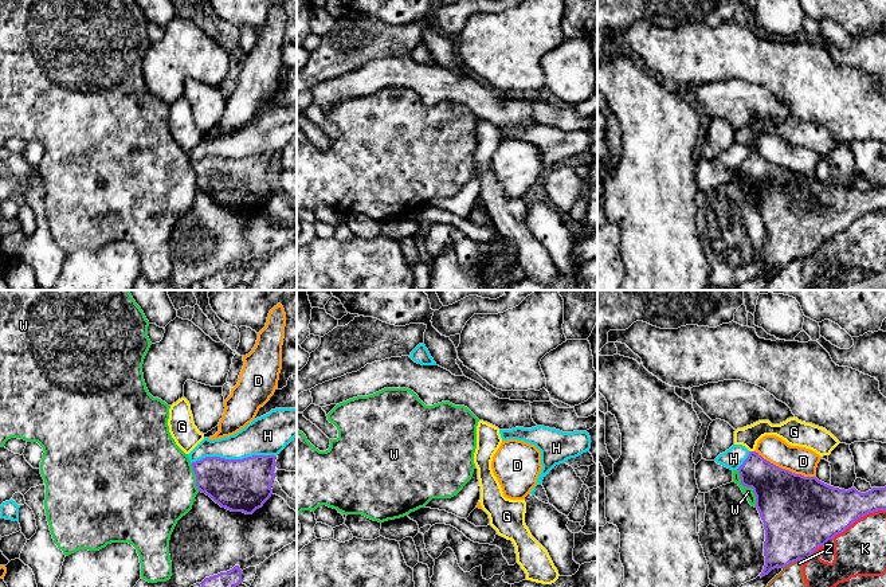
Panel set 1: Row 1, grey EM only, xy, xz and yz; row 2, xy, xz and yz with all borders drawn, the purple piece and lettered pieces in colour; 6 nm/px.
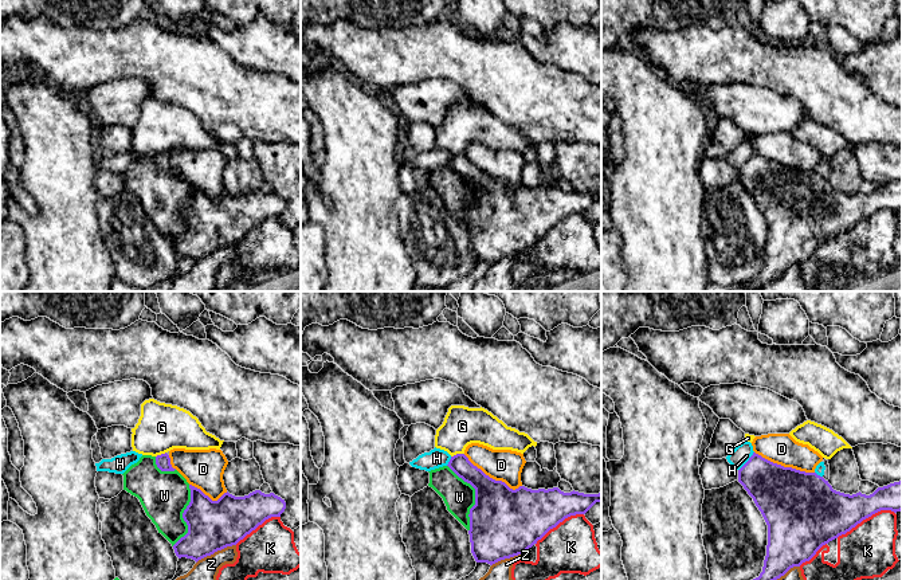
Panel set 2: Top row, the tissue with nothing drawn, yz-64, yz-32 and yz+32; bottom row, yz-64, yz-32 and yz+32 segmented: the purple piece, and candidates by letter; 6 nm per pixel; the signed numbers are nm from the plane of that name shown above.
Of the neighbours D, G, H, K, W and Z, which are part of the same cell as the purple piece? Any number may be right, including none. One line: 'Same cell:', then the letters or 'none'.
Same cell: none

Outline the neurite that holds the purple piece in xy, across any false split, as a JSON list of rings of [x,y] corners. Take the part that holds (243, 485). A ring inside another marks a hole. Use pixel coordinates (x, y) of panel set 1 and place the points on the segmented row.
[[[275,455],[243,459],[205,457],[191,465],[199,492],[231,512],[252,514],[273,494]]]

